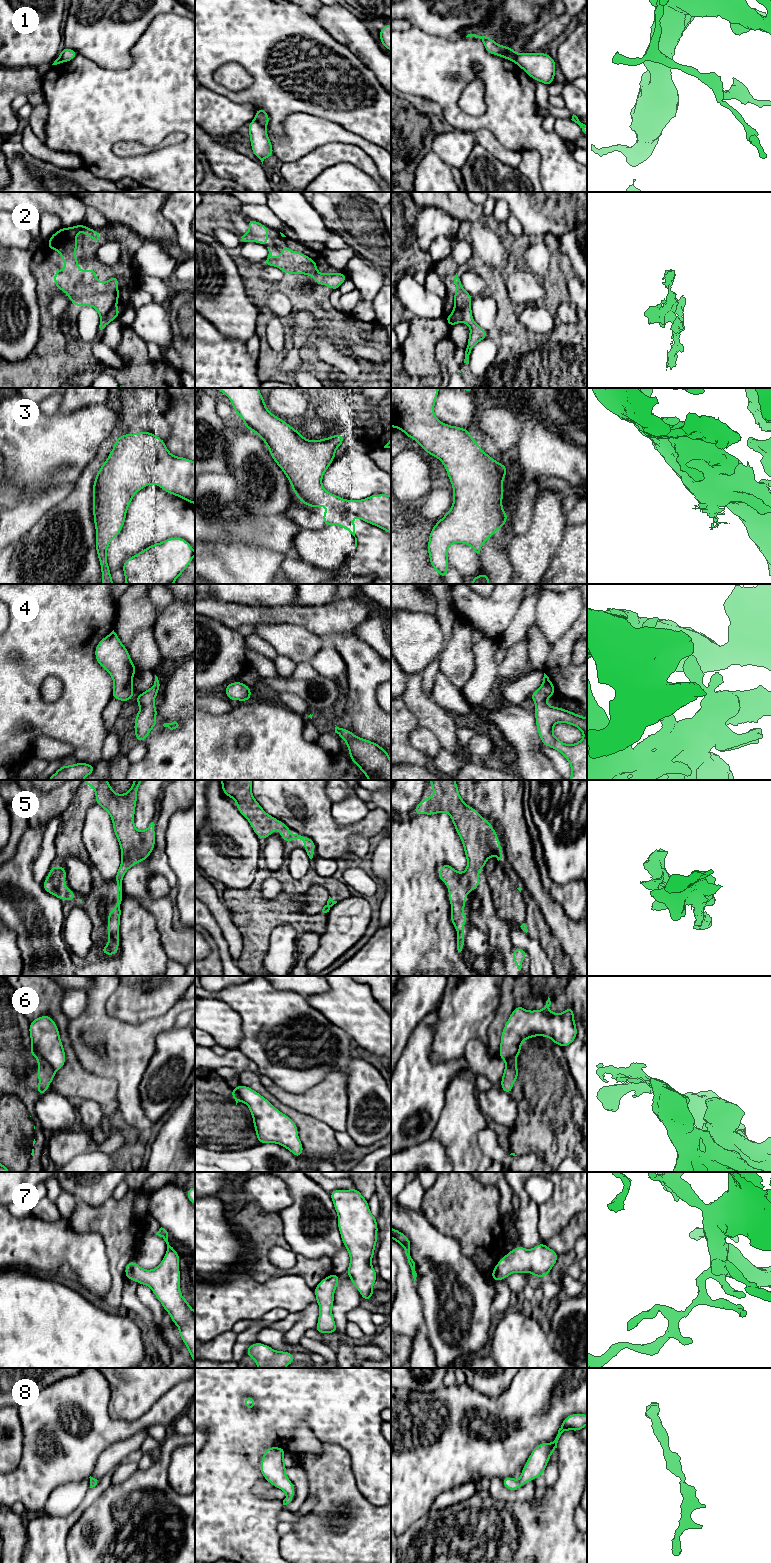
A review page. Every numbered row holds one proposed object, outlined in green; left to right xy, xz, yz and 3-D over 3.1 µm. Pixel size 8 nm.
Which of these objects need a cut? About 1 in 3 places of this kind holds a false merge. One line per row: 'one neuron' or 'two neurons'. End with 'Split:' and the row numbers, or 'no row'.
1: two neurons
2: one neuron
3: one neuron
4: one neuron
5: one neuron
6: two neurons
7: one neuron
8: one neuron
Split: 1, 6

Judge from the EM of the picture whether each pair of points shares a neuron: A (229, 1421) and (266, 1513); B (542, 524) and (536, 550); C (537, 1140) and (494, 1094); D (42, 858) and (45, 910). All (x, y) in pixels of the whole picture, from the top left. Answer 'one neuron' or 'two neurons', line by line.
A: one neuron
B: one neuron
C: two neurons
D: two neurons

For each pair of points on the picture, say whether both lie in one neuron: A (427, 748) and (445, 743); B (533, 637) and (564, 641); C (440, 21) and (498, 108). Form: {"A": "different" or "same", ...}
{"A": "different", "B": "different", "C": "different"}

